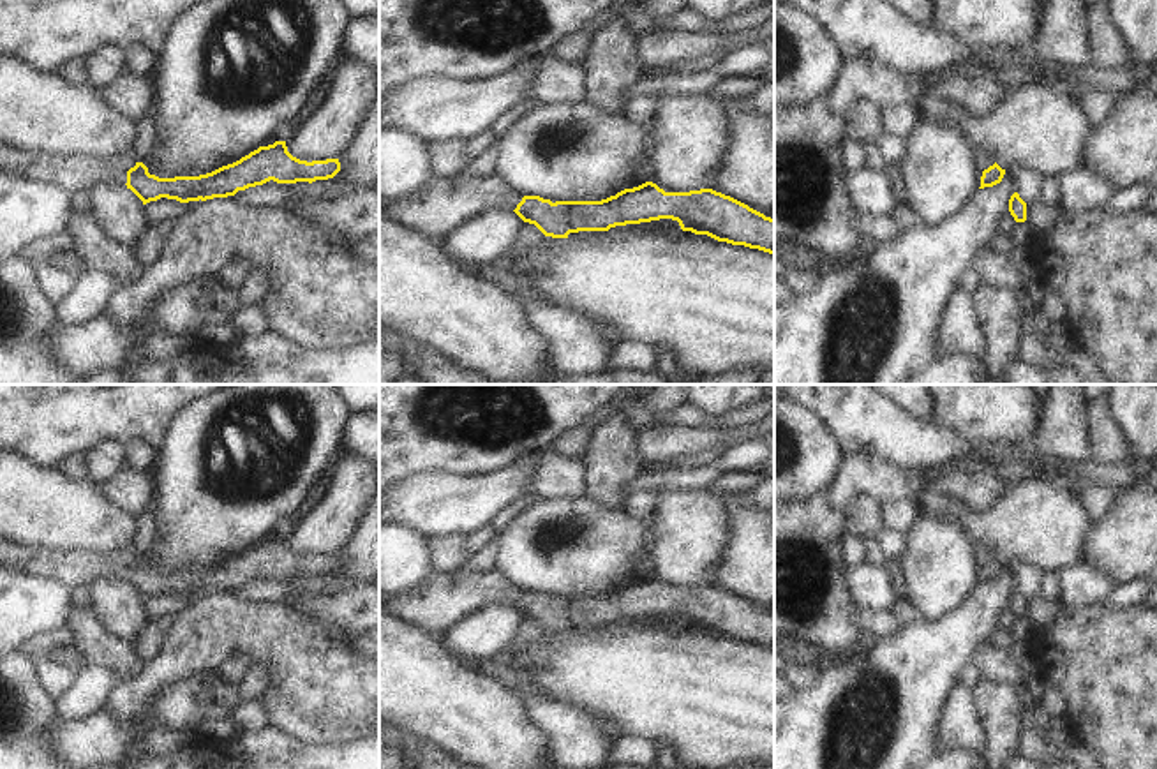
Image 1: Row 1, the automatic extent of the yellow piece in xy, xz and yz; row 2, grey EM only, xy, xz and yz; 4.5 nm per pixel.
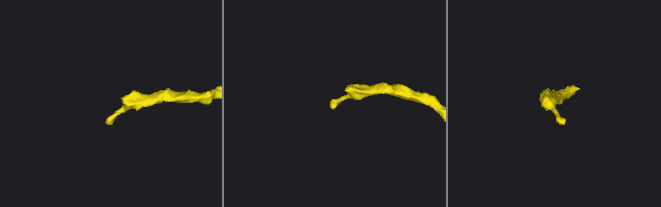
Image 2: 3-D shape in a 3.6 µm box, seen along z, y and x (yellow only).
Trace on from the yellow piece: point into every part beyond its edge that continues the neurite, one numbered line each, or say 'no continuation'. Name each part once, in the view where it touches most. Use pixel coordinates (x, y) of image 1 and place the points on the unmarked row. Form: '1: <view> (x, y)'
1: xy (73, 568)

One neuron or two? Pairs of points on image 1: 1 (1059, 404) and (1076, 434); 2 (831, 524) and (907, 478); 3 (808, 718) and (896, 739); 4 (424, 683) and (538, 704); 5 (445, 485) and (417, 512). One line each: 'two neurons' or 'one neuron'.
1: one neuron
2: one neuron
3: one neuron
4: two neurons
5: one neuron

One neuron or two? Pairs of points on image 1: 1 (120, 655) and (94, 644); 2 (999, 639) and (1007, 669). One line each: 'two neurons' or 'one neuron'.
1: one neuron
2: two neurons

